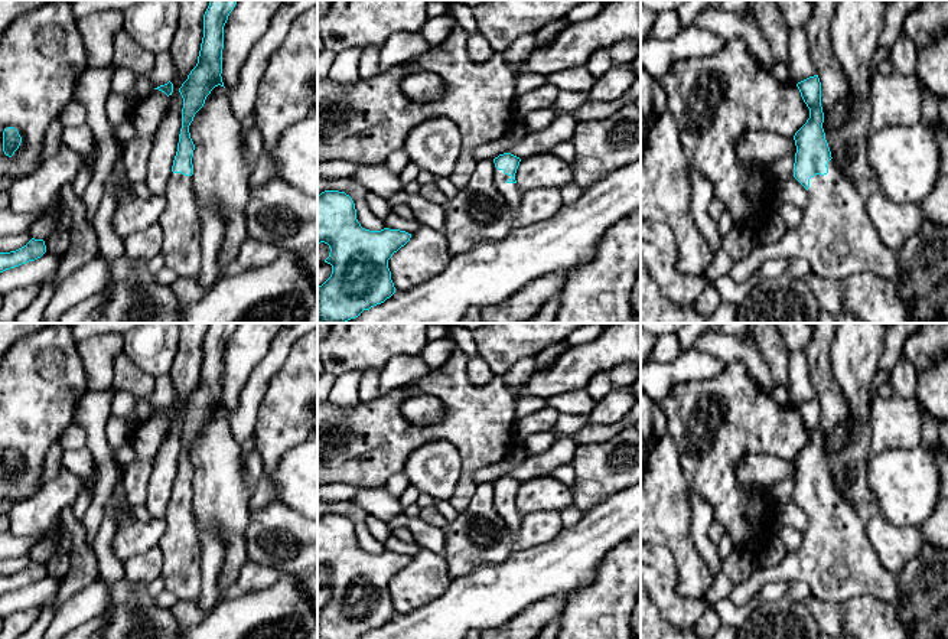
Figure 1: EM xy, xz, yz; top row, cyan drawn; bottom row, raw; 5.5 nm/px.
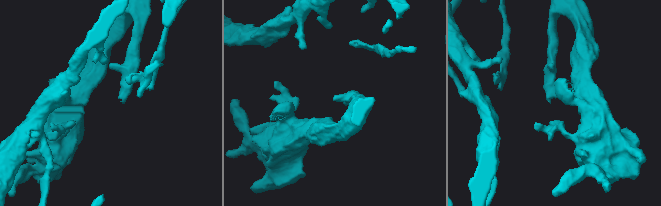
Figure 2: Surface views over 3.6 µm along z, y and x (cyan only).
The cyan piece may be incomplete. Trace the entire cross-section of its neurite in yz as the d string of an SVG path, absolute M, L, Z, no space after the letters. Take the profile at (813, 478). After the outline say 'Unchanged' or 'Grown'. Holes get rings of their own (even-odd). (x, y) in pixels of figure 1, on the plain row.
M818 398L798 405L796 410L809 431L809 441L794 459L796 469L794 501L808 514L808 528L798 550L786 552L776 567L758 568L746 581L733 587L729 594L730 600L736 606L743 606L750 596L759 593L763 584L775 580L792 580L807 584L812 597L828 603L844 603L859 596L872 594L892 606L899 604L896 574L882 567L864 532L864 522L831 480L822 451L824 436Z. Grown

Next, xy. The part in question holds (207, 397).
M211 323L203 338L203 361L196 389L188 398L188 402L179 411L183 421L182 451L179 457L177 475L172 489L172 498L166 508L166 531L159 541L163 555L162 577L166 590L173 593L179 600L195 600L201 593L201 544L198 538L198 526L192 508L193 498L193 473L195 467L190 462L189 449L195 437L203 430L211 414L222 405L222 372L224 372L224 349L229 336L238 323Z. Grown

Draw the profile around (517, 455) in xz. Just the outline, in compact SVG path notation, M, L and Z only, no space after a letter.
M518 443L509 449L508 454L498 463L485 466L475 473L476 485L483 482L495 482L499 477L509 476L509 473L528 459L528 450Z

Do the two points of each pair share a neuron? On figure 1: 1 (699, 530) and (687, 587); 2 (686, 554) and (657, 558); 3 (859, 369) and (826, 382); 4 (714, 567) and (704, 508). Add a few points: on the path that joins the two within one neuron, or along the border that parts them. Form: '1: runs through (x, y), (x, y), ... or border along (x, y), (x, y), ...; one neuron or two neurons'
1: border along (690, 512), (691, 540), (712, 576); two neurons
2: border along (655, 544), (664, 545), (673, 557), (677, 589); two neurons
3: border along (828, 346), (833, 377), (850, 410); two neurons
4: runs through (709, 553), (701, 541), (701, 522); one neuron

